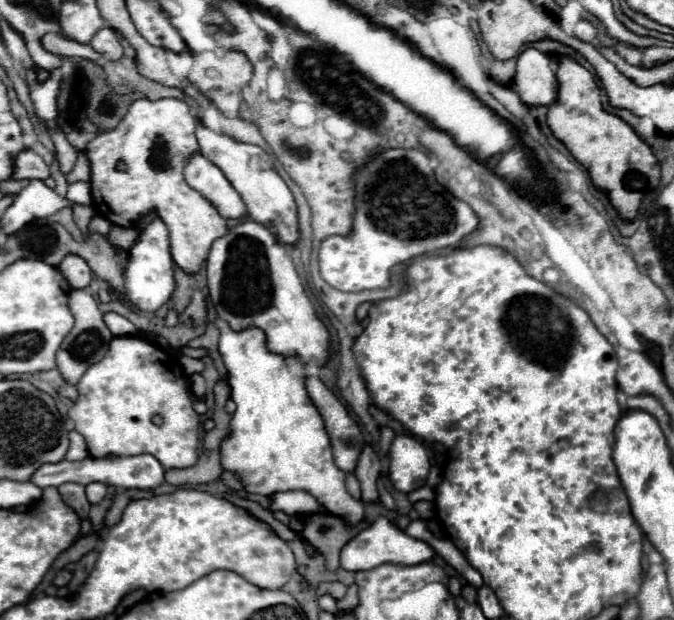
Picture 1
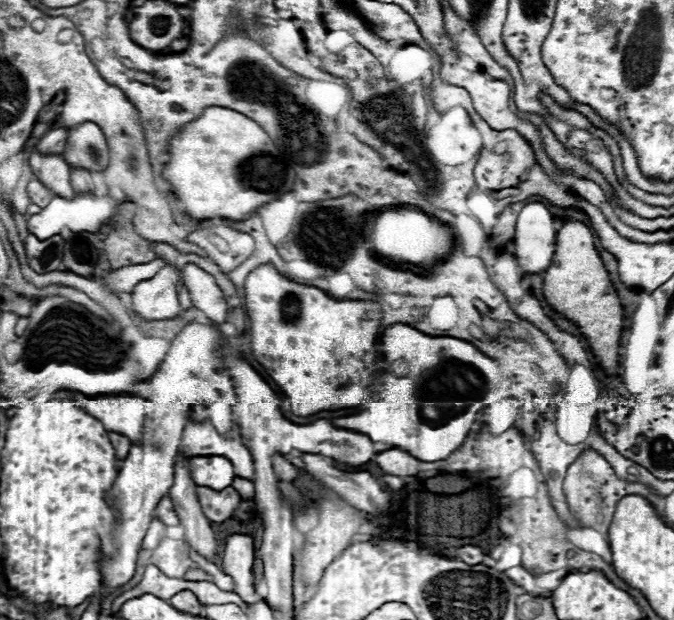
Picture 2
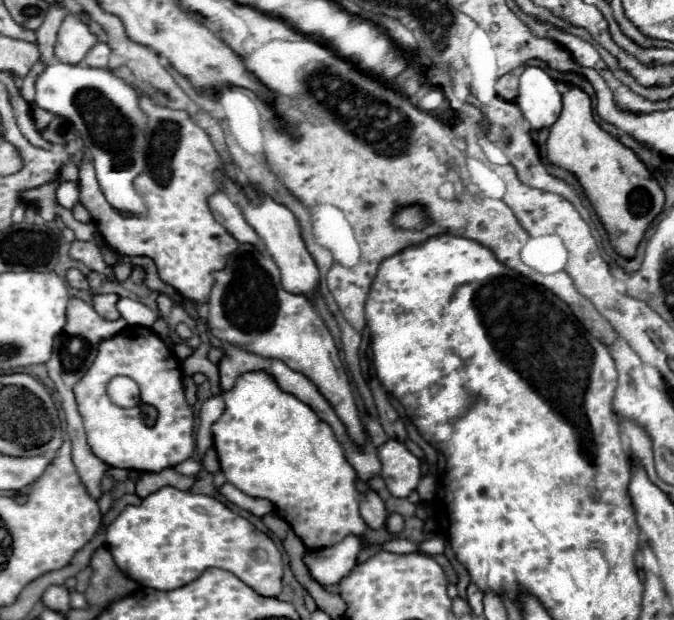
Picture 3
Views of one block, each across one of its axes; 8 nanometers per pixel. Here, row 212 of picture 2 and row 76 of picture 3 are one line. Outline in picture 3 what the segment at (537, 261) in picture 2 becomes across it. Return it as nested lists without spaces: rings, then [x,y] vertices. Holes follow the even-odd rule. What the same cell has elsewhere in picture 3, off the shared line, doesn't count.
[[[526,66],[520,76],[516,104],[532,130],[548,128],[562,110],[562,94],[556,82],[538,66]]]

